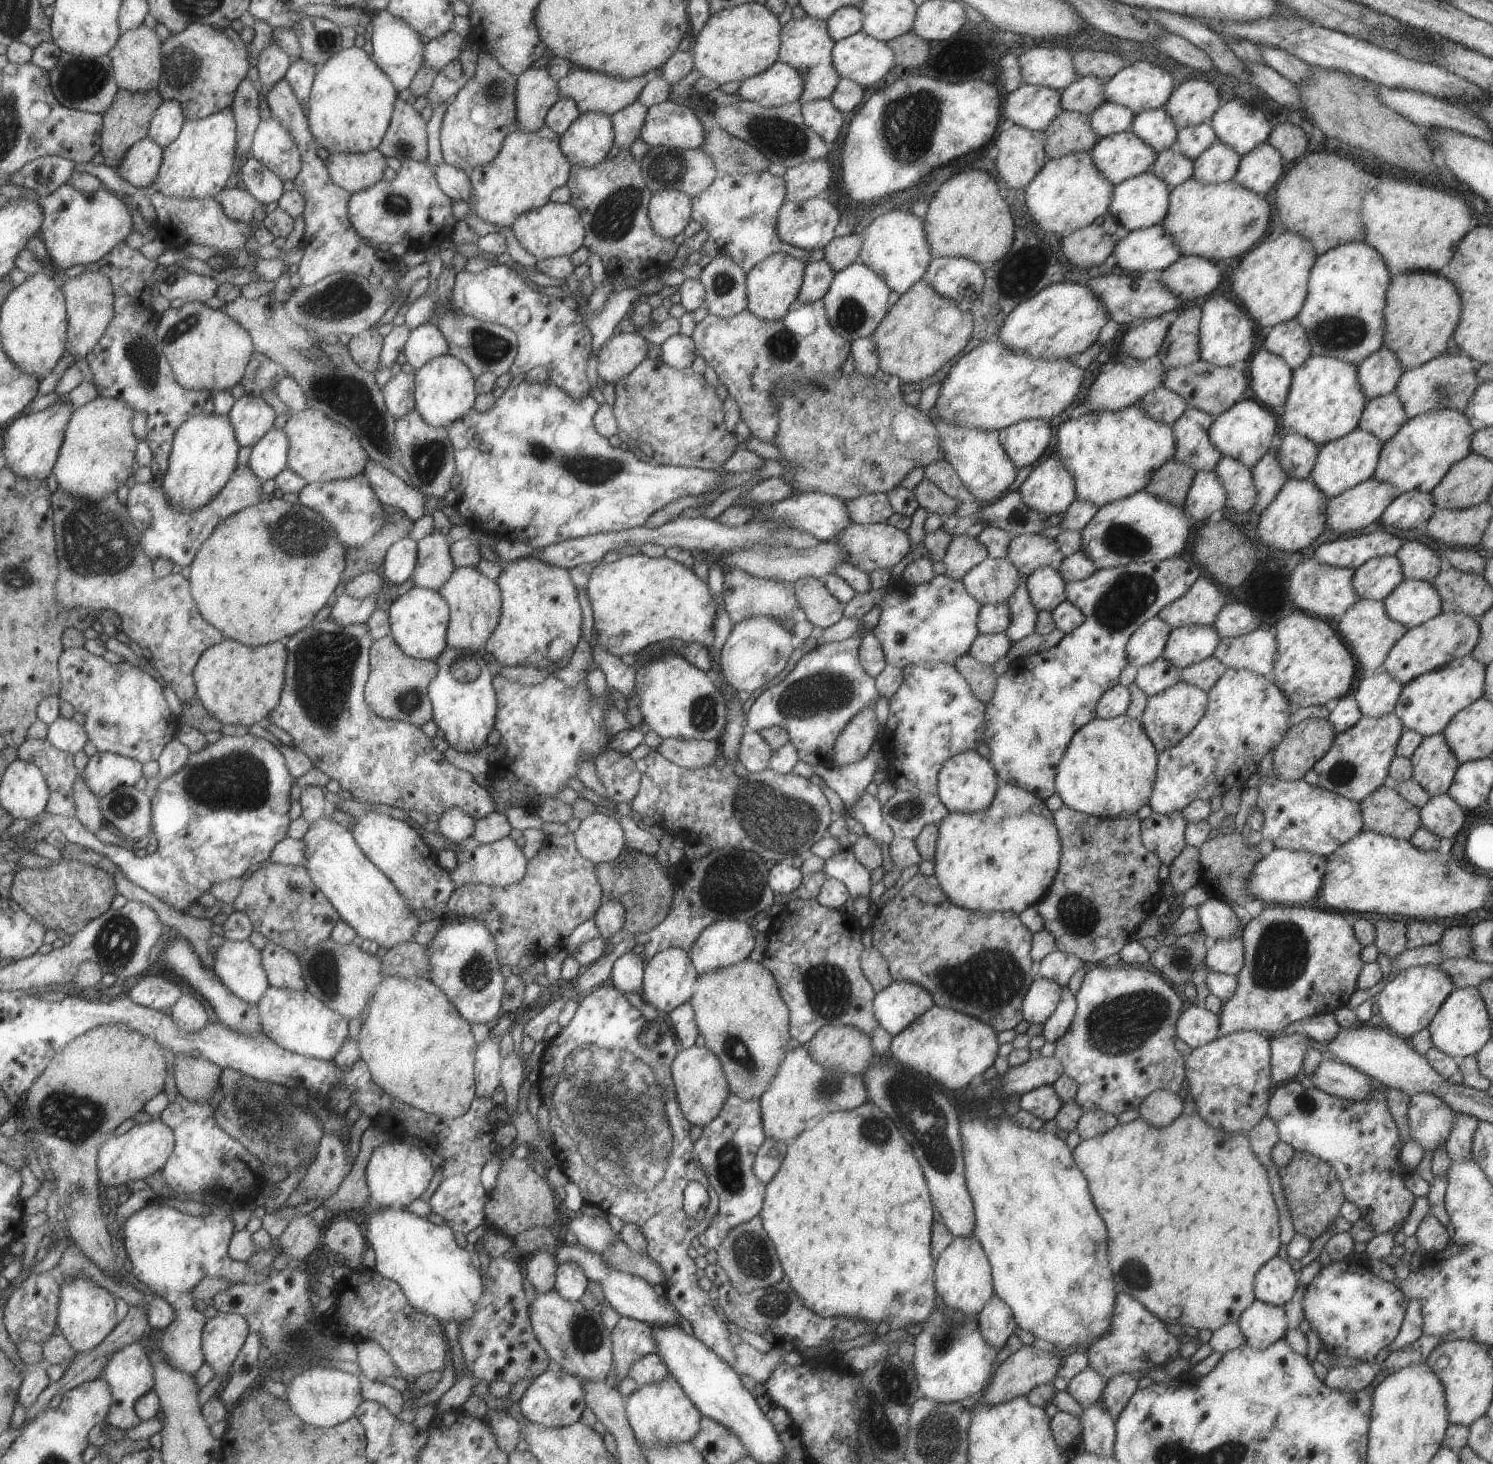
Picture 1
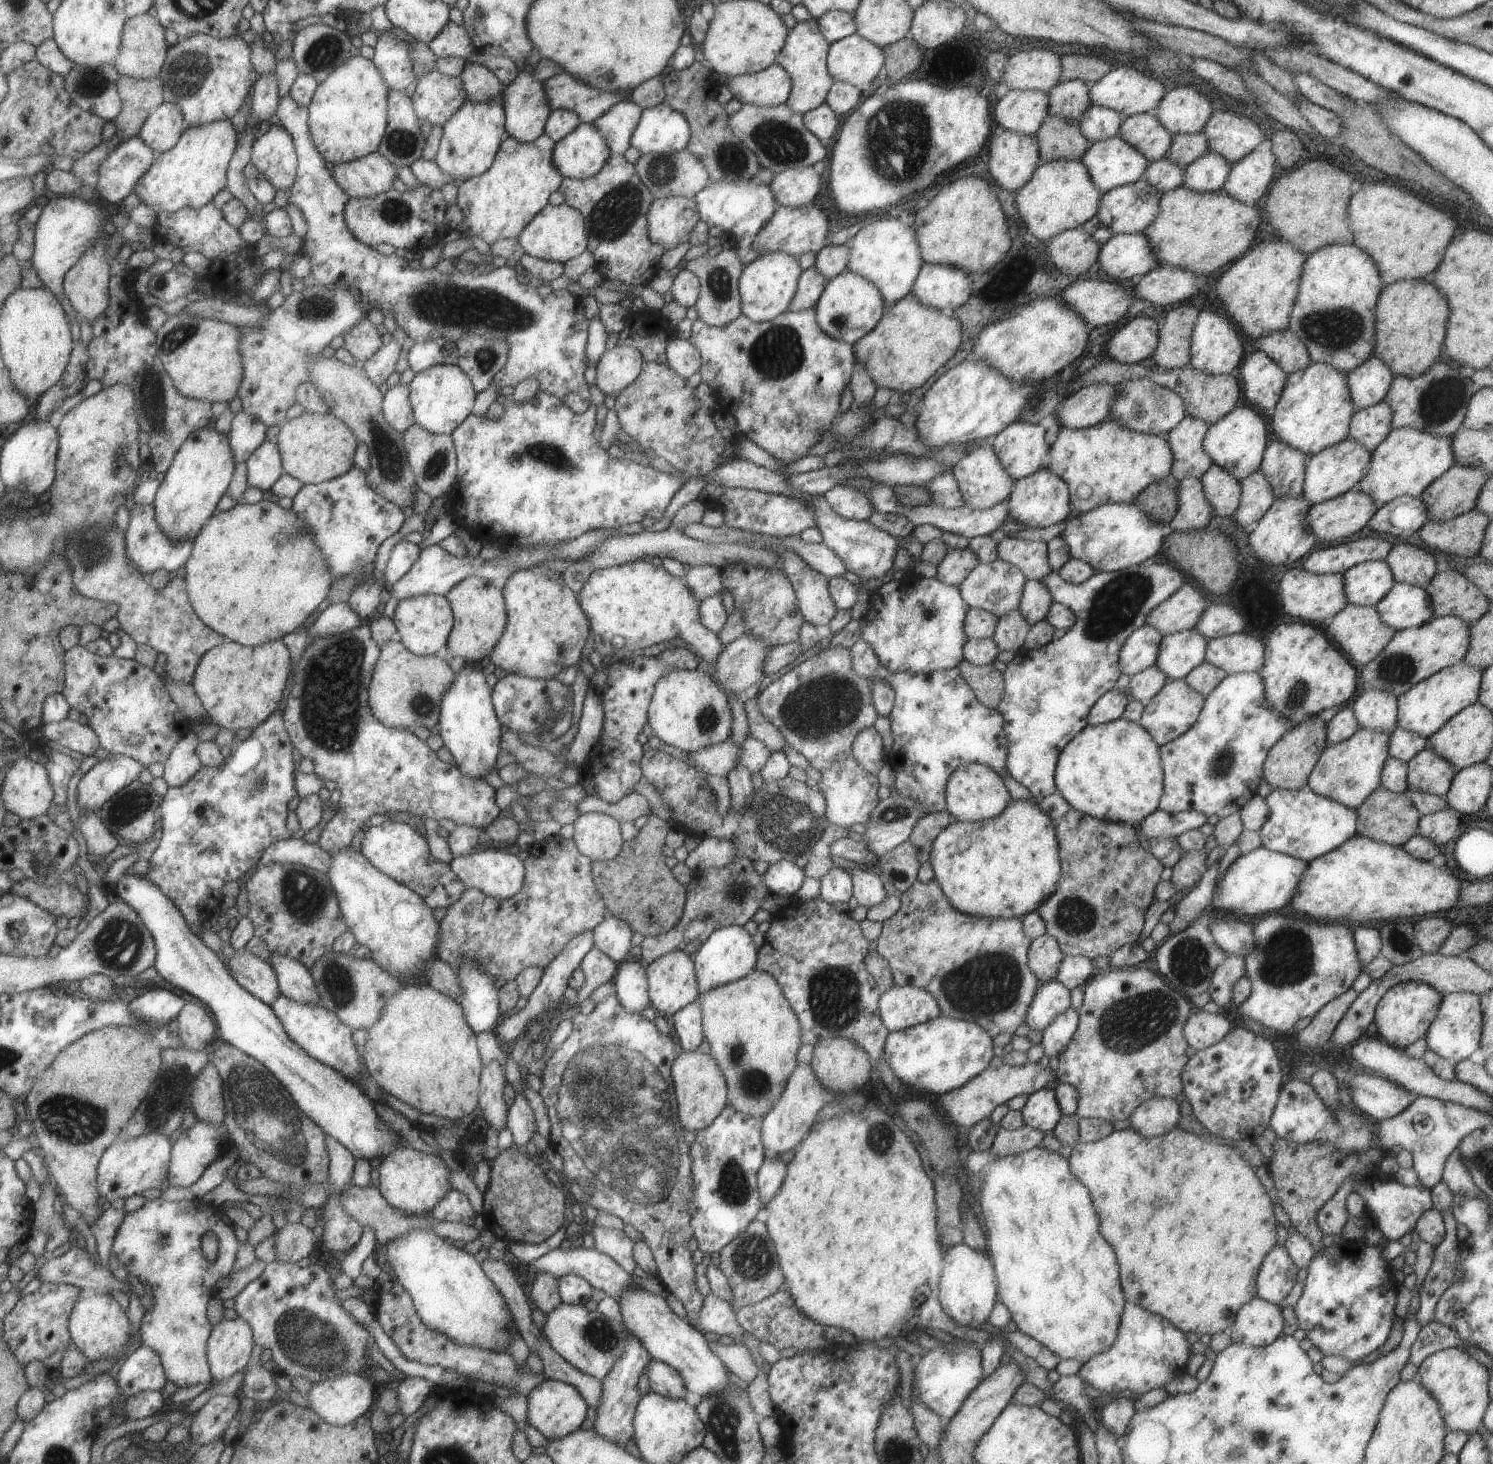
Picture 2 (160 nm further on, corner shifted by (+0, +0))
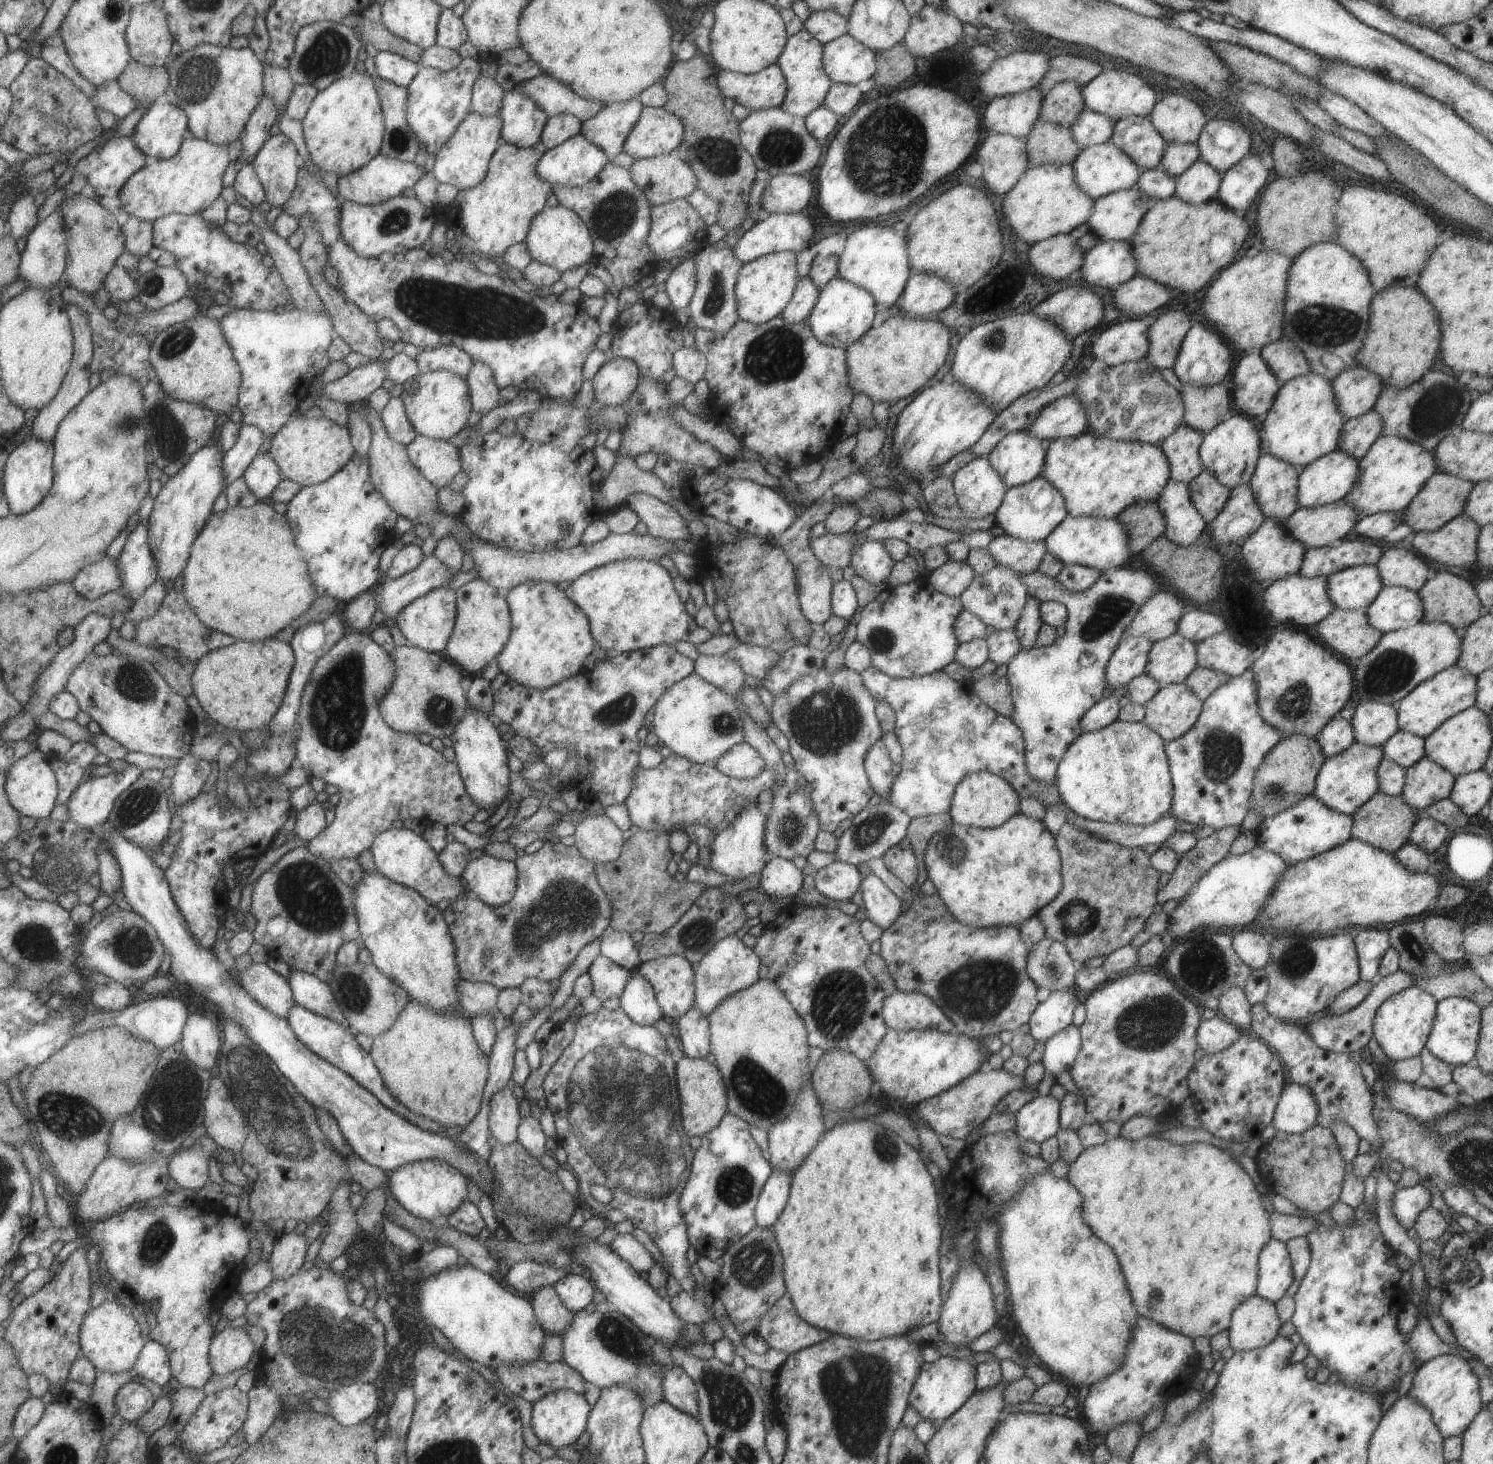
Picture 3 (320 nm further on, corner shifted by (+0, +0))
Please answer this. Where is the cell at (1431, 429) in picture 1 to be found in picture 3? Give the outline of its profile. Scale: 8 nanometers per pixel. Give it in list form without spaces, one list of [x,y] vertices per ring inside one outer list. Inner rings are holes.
[[[1379,435],[1358,460],[1358,475],[1343,500],[1354,508],[1359,516],[1382,512],[1403,511],[1413,496],[1435,472],[1432,454],[1418,444],[1397,438]]]

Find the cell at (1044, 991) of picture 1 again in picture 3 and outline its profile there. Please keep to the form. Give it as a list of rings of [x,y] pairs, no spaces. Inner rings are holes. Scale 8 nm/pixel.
[[[1070,991],[1052,992],[1045,1001],[1039,1003],[1028,1020],[1030,1035],[1044,1044],[1056,1032],[1071,1024],[1073,1009],[1079,1004]]]

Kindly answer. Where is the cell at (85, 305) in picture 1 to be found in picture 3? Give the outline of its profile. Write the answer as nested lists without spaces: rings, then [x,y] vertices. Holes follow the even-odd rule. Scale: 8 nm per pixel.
[[[77,193],[67,197],[58,209],[66,223],[70,249],[64,283],[93,296],[115,268],[117,259],[126,251],[125,233],[115,214],[101,206],[95,198],[87,198]]]

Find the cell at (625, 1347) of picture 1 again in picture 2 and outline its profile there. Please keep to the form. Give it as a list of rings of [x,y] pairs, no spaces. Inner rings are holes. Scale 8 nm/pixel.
[[[628,1332],[628,1340],[624,1345],[623,1354],[619,1357],[619,1360],[616,1360],[611,1370],[600,1380],[602,1384],[600,1401],[596,1406],[596,1418],[592,1422],[592,1428],[599,1436],[619,1445],[621,1448],[625,1446],[626,1442],[629,1442],[629,1439],[632,1439],[634,1431],[632,1418],[641,1396],[637,1383],[650,1359],[647,1350],[644,1349],[640,1341]]]

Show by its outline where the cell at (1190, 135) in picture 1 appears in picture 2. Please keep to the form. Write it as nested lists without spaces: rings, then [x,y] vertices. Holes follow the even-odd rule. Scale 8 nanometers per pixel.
[[[1203,131],[1193,134],[1179,133],[1171,135],[1166,158],[1178,167],[1184,168],[1207,152],[1207,139]]]

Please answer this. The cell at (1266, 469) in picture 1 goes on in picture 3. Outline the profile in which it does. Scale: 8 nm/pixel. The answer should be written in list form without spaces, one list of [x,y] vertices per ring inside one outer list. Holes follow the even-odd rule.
[[[1245,483],[1230,489],[1223,508],[1206,526],[1209,534],[1220,546],[1251,536],[1264,519],[1250,486]]]

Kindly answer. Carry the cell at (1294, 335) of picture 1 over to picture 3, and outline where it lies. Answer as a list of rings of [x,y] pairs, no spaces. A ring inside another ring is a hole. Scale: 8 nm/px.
[[[1281,336],[1277,340],[1262,346],[1257,352],[1280,385],[1310,372],[1309,363],[1303,352],[1287,337]]]

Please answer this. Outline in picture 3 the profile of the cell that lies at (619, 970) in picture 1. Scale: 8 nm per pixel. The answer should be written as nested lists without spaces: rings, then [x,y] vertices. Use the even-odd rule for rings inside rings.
[[[637,974],[628,978],[623,992],[618,996],[621,1010],[634,1022],[640,1025],[651,1026],[662,1012],[657,1004],[652,986],[643,976]]]

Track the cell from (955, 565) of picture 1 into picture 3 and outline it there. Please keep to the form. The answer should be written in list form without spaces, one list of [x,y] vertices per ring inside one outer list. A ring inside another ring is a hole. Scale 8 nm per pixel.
[[[948,560],[928,574],[925,582],[937,592],[959,598],[976,574],[963,562]]]

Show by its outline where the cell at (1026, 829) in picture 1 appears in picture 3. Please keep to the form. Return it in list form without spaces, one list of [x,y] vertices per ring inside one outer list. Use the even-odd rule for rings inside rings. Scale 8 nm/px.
[[[1021,813],[1008,818],[1003,824],[992,829],[980,829],[977,827],[968,827],[965,825],[952,824],[939,833],[933,834],[927,841],[924,853],[922,856],[924,867],[926,868],[926,878],[929,879],[934,886],[935,893],[943,901],[946,909],[951,913],[951,916],[961,924],[971,925],[972,927],[1019,927],[1020,924],[1027,919],[1030,919],[1045,906],[1049,904],[1056,896],[1062,887],[1062,876],[1060,875],[1060,856],[1054,836],[1045,828],[1045,825],[1040,820],[1031,819]]]

